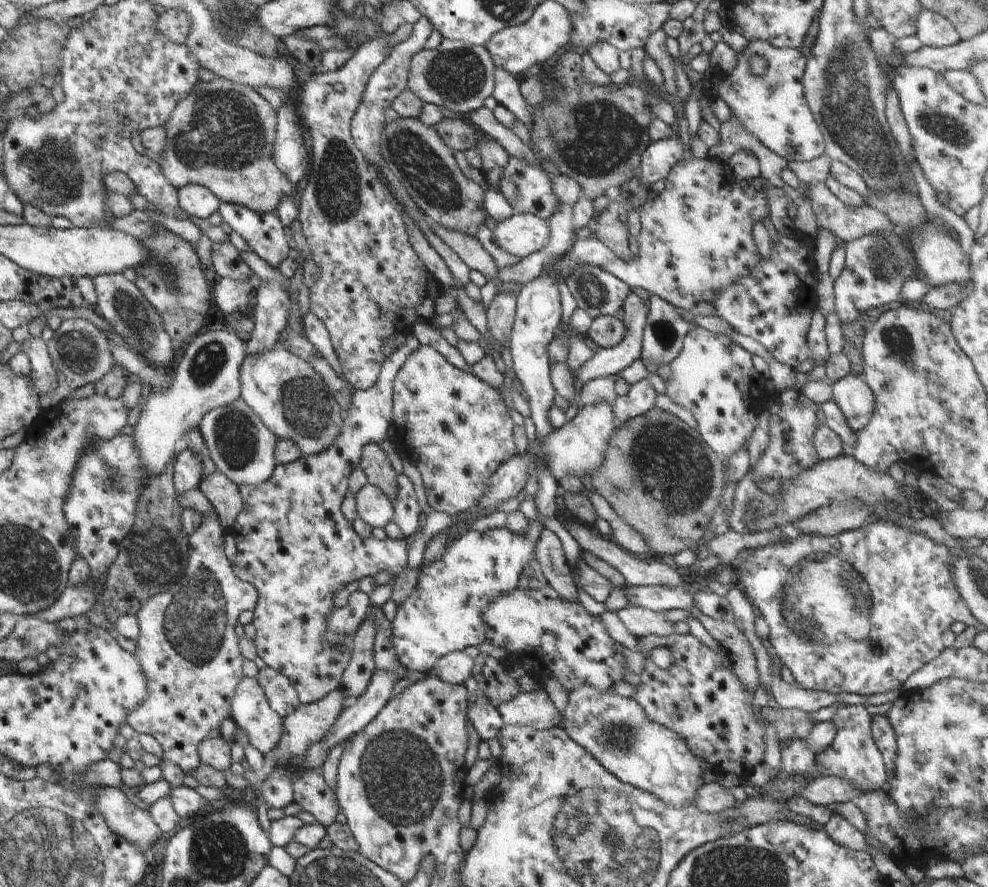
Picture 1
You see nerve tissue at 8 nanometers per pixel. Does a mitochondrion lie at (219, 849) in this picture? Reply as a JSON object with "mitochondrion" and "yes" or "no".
{"mitochondrion":"yes"}

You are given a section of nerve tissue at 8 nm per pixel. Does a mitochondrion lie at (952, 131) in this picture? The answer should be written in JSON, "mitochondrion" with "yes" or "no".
{"mitochondrion":"yes"}

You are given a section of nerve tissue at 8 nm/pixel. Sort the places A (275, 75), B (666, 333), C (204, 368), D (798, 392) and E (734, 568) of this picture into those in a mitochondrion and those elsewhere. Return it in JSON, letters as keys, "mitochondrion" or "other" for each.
{"A":"other","B":"mitochondrion","C":"mitochondrion","D":"other","E":"other"}

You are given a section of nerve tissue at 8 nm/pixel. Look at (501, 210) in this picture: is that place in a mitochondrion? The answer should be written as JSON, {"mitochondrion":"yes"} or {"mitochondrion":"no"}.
{"mitochondrion":"no"}

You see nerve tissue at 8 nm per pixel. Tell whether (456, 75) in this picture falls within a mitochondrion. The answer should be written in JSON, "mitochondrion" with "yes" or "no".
{"mitochondrion":"yes"}

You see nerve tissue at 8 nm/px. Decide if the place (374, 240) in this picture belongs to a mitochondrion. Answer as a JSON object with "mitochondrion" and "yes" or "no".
{"mitochondrion":"no"}

